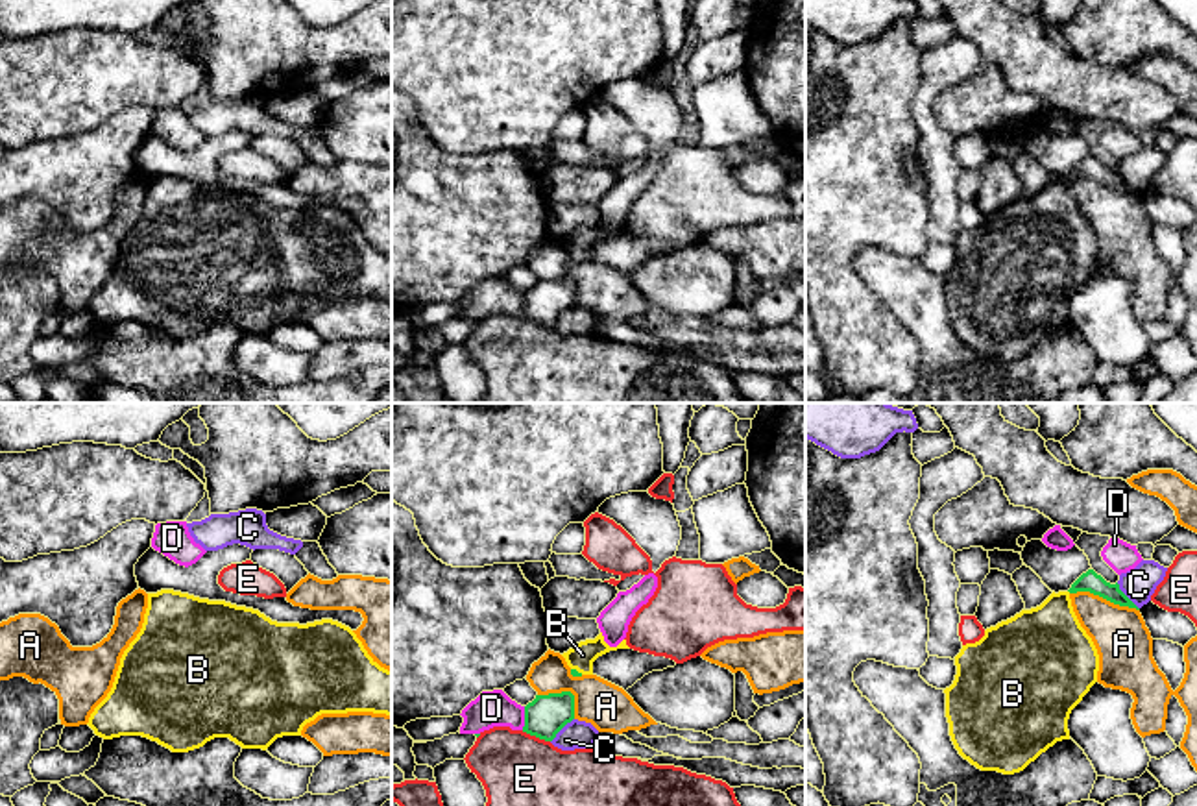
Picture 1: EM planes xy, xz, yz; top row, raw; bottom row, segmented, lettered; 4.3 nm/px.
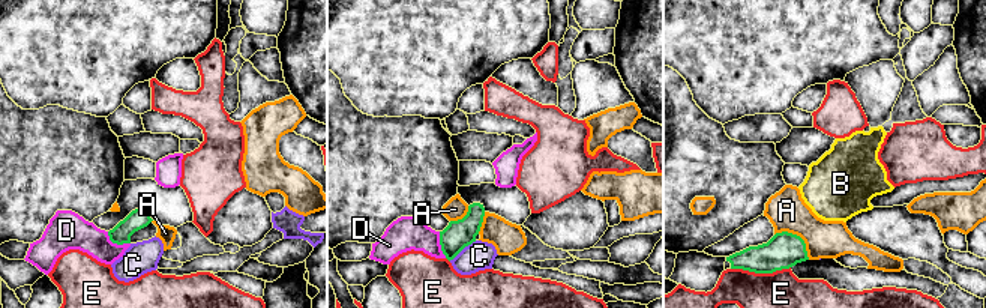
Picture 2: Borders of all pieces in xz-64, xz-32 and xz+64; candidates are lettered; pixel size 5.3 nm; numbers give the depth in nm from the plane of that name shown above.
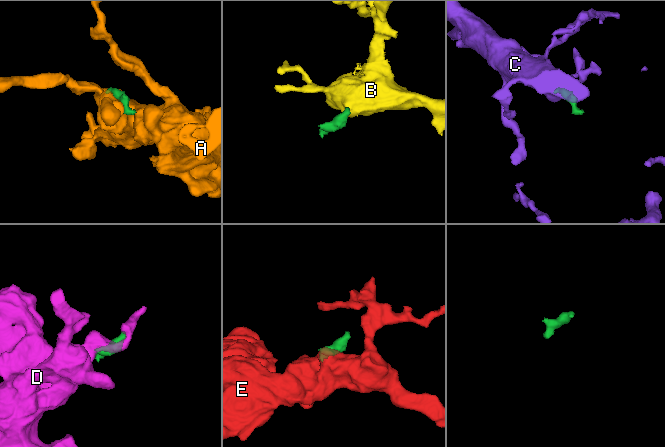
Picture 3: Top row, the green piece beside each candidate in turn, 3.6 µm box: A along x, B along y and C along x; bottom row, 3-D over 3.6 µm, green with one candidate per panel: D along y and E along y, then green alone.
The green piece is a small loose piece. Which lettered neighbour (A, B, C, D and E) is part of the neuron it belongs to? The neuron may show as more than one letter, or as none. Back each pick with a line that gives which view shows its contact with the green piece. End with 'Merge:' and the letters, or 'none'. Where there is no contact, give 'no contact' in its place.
B: contact in xz
Merge: B

